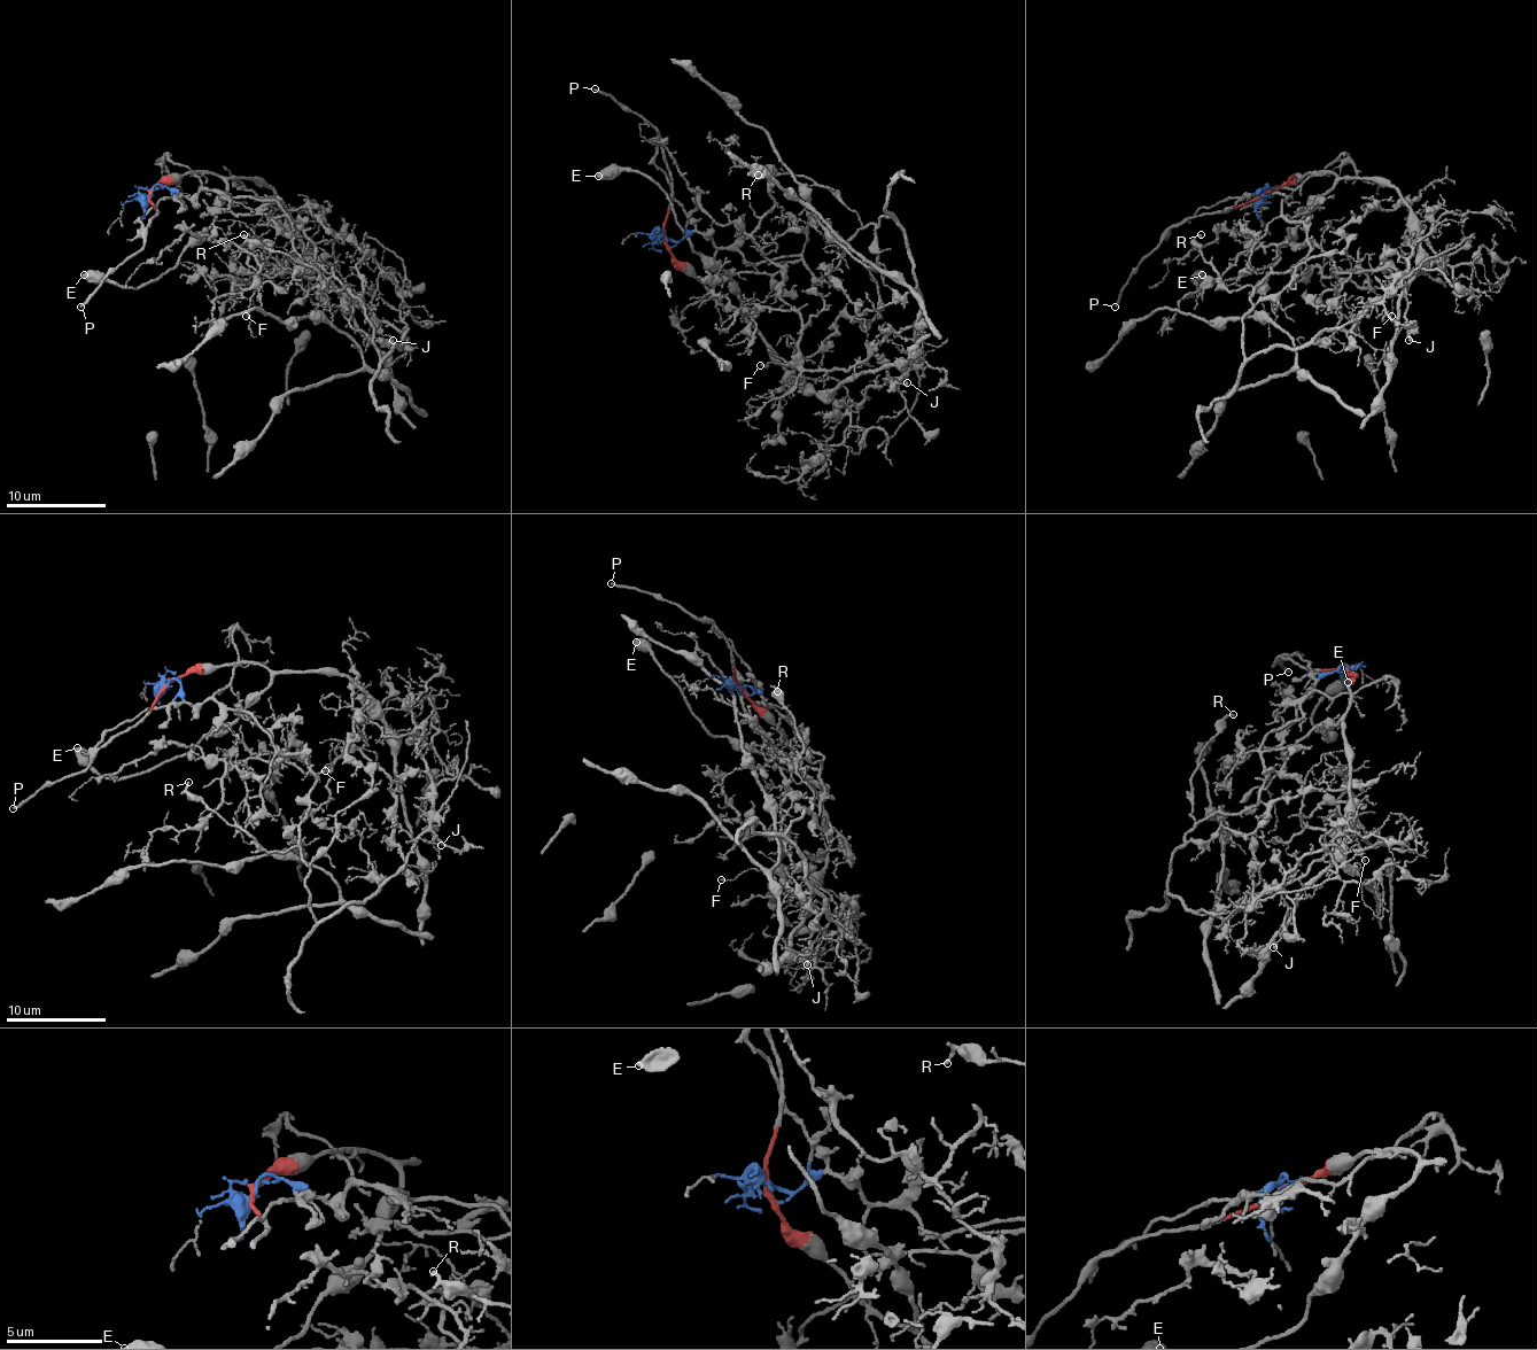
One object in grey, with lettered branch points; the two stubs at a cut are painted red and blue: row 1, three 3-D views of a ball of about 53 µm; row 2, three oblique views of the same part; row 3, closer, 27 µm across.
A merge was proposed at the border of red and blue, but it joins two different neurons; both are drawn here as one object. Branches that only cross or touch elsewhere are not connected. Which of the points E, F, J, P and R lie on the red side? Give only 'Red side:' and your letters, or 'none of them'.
Red side: E, P

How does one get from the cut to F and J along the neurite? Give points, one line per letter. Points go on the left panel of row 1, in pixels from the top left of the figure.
F: (150, 191), (274, 201), (363, 309), (380, 358), (408, 331), (323, 276), (274, 269), (245, 316)
J: (150, 191), (274, 201), (363, 309), (382, 358), (408, 331), (400, 286), (380, 276), (372, 299), (393, 341)

